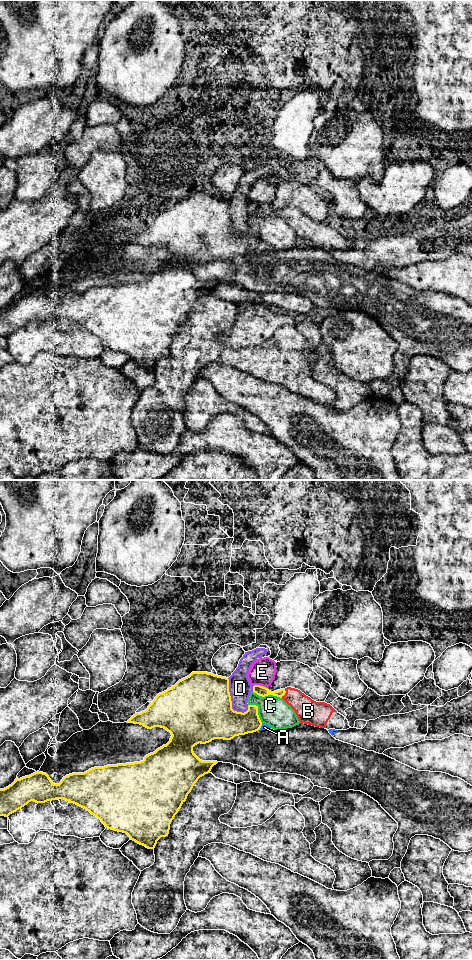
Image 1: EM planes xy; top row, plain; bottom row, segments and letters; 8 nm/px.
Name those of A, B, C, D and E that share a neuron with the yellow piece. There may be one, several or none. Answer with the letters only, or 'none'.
B

